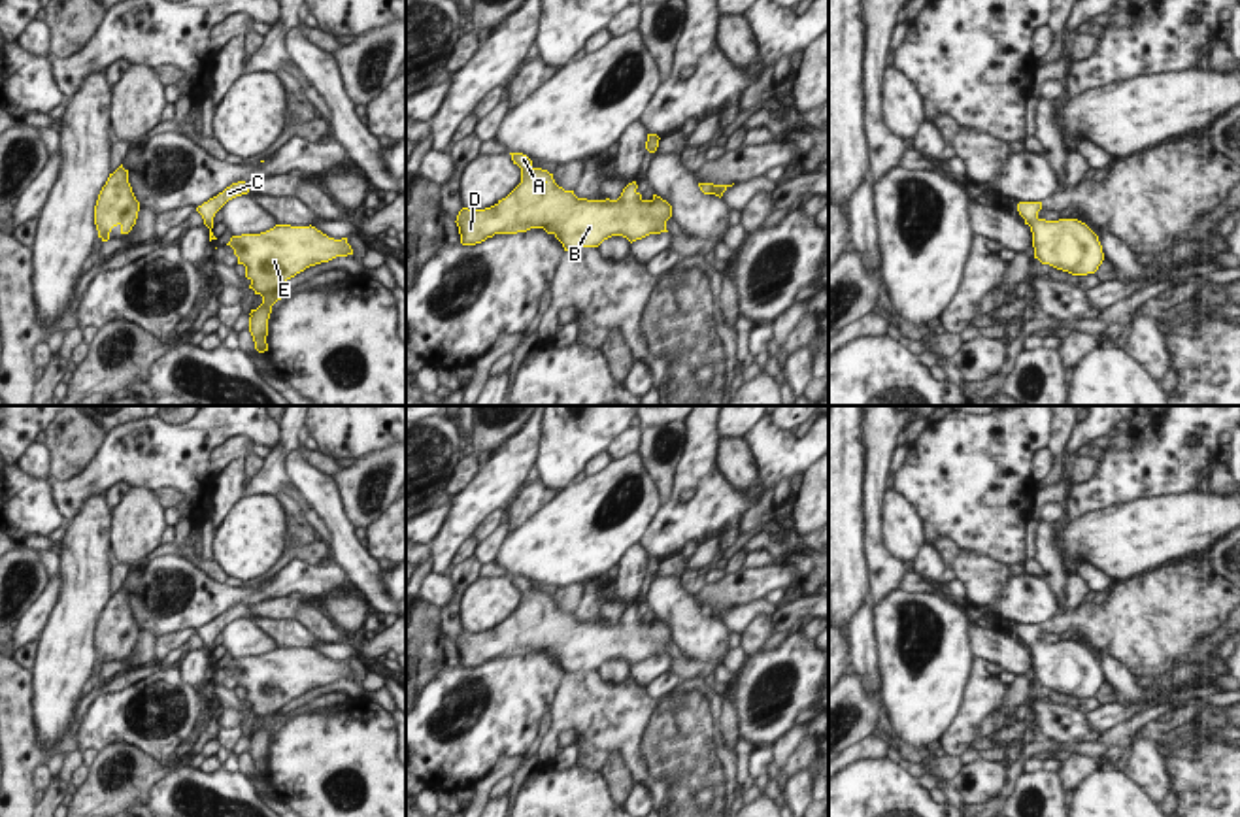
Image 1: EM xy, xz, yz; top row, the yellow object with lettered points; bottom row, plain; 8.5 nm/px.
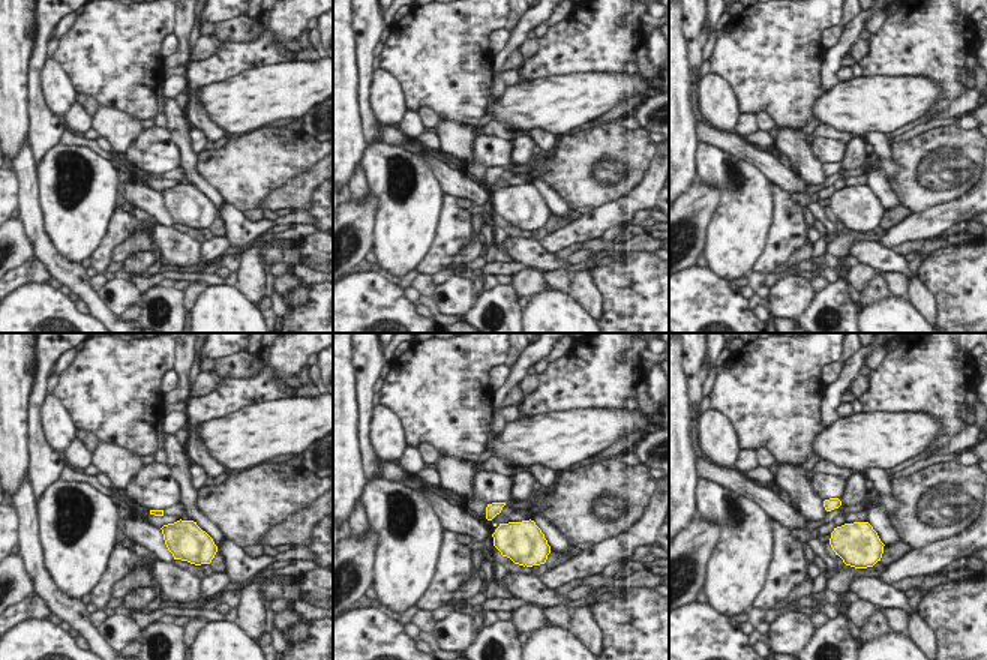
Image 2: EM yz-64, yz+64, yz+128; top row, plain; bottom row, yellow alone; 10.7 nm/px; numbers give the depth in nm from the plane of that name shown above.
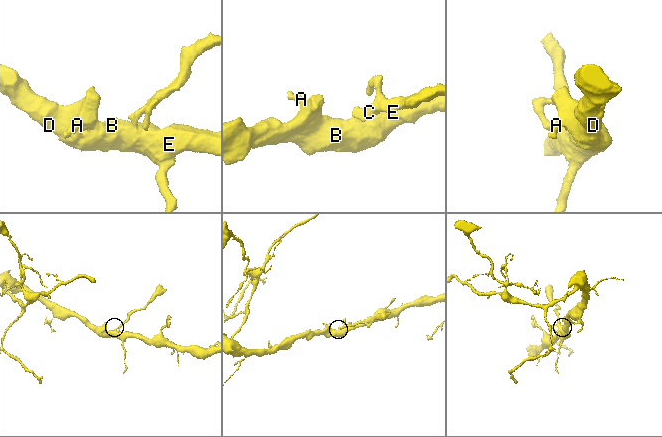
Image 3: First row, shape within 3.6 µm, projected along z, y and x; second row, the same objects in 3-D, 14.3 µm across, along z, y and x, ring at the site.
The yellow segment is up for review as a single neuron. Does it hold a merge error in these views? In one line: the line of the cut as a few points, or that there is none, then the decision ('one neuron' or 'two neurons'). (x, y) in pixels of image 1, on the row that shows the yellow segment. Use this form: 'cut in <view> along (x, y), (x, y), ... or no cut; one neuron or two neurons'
no cut; one neuron

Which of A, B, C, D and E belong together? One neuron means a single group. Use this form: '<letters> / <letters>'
A B C D E

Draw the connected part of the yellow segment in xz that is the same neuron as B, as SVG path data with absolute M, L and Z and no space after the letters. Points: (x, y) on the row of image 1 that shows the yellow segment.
M510 155L521 168L521 183L491 208L459 211L455 223L462 245L530 228L553 234L564 251L598 247L612 236L623 236L632 243L649 234L668 232L672 206L657 194L644 200L636 181L628 183L617 200L578 198L574 191L559 187L553 174L534 168L527 155Z

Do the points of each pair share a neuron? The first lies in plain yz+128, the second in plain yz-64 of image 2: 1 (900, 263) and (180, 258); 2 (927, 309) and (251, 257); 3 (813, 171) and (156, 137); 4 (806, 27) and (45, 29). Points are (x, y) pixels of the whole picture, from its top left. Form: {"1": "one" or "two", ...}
{"1": "one", "2": "one", "3": "two", "4": "two"}

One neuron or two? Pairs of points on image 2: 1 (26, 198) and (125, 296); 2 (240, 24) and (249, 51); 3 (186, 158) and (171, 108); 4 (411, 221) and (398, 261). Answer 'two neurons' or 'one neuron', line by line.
1: two neurons
2: two neurons
3: one neuron
4: one neuron

